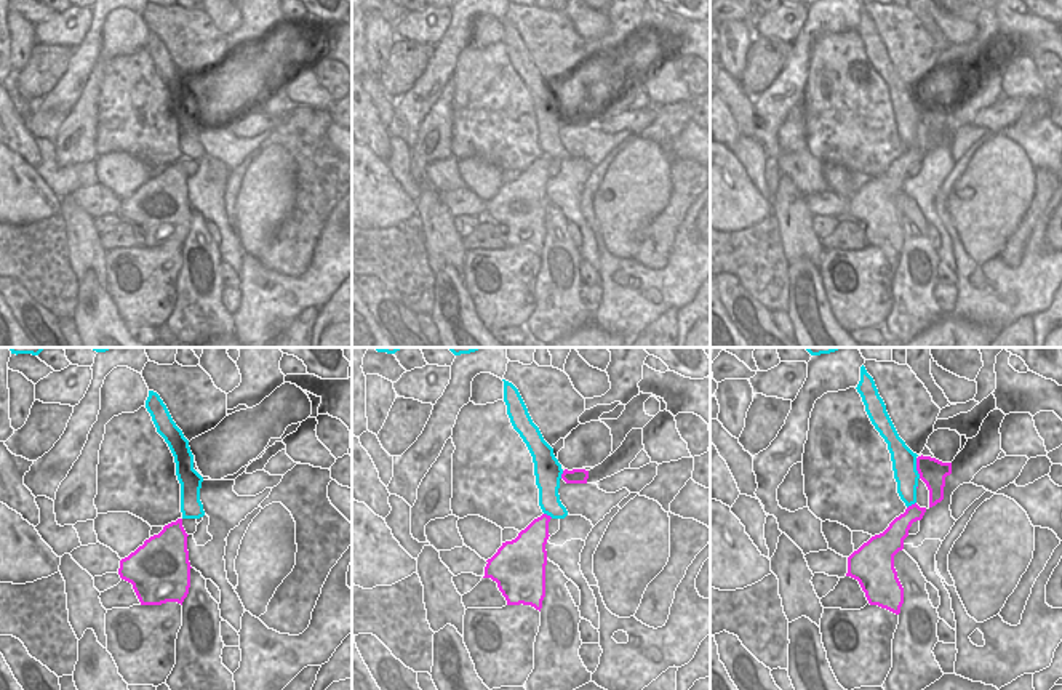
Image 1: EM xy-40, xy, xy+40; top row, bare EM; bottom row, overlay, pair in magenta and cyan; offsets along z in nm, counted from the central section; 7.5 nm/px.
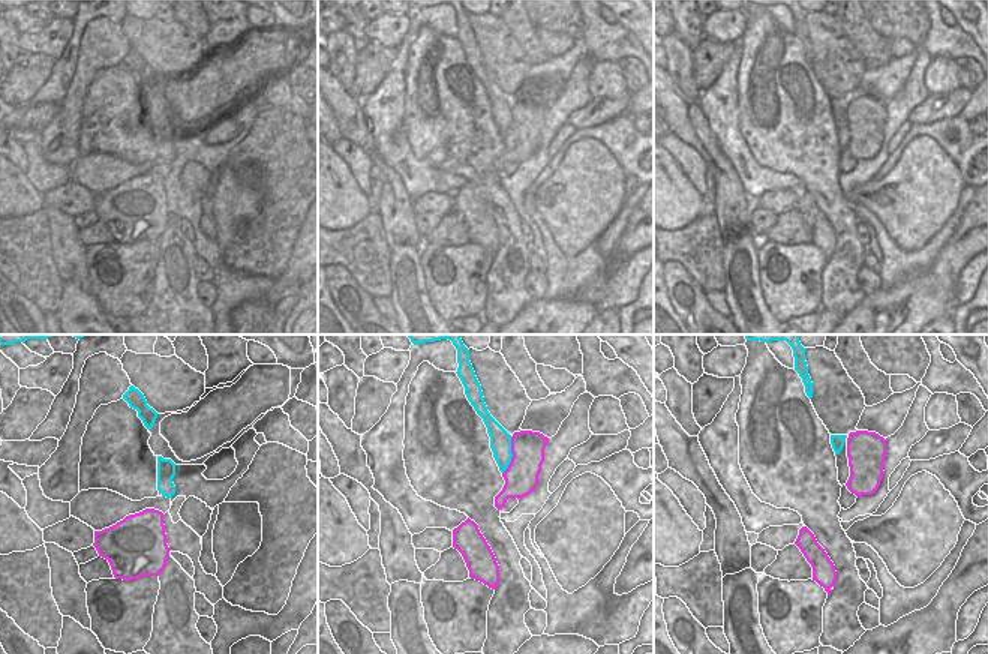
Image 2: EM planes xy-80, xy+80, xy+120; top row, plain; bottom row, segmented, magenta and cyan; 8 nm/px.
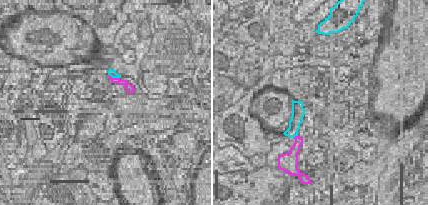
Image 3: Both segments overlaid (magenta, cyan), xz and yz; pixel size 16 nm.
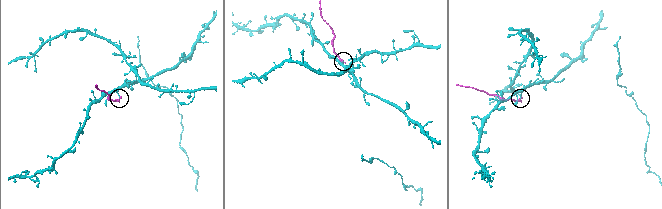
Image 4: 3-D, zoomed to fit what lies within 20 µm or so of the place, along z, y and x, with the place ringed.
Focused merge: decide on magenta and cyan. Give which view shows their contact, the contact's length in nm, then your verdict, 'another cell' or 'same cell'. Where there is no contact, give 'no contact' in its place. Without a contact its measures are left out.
contact in xy+40; length 160 nm; another cell

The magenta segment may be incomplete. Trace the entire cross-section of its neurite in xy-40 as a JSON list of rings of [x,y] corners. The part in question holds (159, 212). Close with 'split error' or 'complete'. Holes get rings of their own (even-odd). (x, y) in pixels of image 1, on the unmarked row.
[[[178,160],[120,202],[118,216],[133,226],[141,247],[182,247],[189,235],[192,210],[187,178],[182,160]]]; complete

